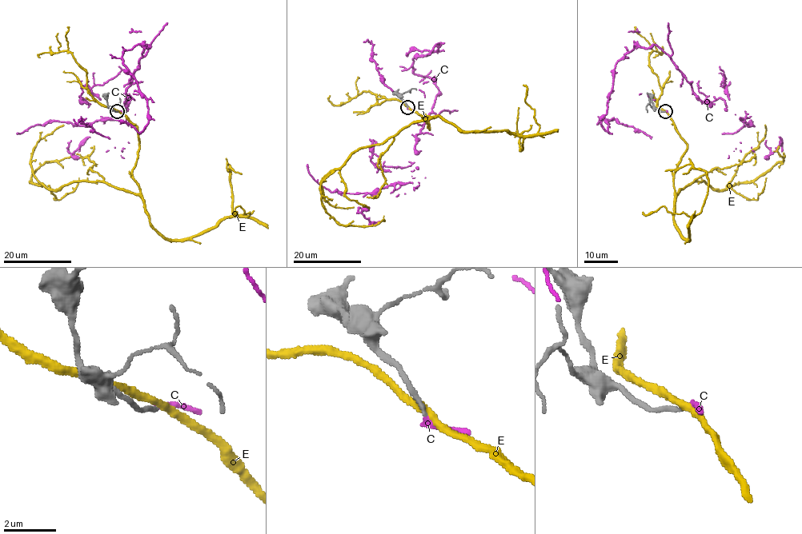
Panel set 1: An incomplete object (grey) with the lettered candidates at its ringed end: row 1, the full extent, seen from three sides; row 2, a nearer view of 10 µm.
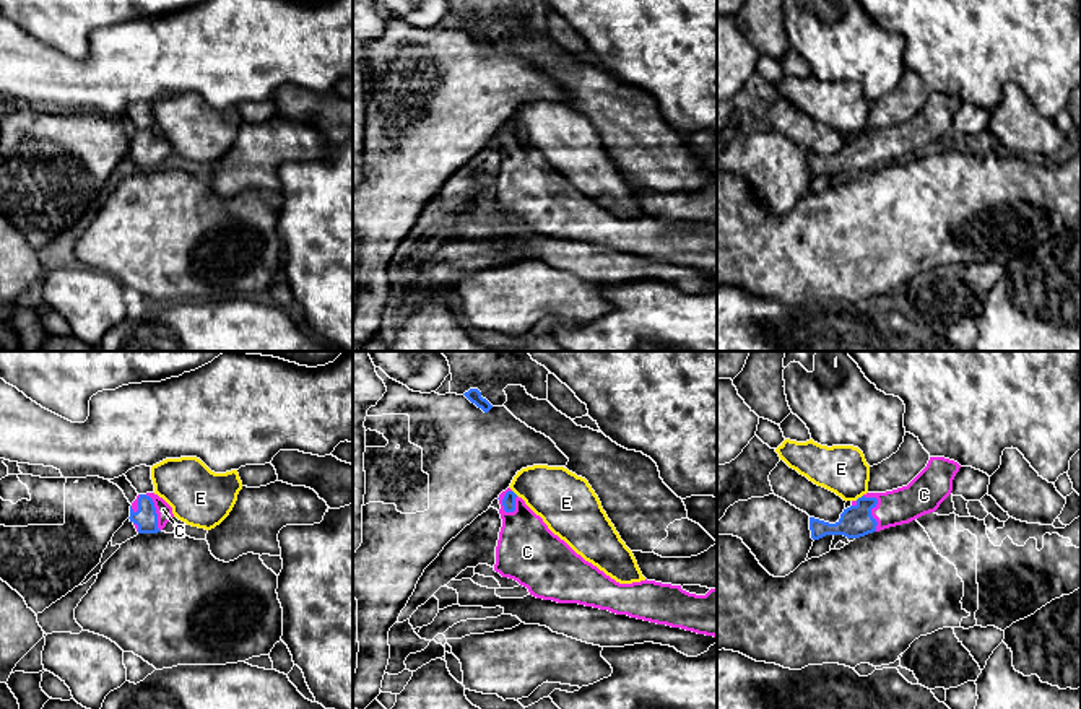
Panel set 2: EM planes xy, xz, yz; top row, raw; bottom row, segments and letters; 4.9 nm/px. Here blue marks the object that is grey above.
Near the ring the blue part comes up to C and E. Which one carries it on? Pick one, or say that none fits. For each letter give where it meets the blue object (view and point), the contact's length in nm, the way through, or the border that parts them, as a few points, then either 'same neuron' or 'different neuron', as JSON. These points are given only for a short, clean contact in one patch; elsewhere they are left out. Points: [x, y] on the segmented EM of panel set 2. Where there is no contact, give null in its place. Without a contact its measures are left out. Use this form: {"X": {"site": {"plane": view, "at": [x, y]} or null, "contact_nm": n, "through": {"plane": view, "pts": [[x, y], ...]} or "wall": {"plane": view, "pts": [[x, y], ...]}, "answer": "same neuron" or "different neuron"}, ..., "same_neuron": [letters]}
{"C": {"site": {"plane": "xz", "at": [503, 501]}, "contact_nm": 120, "through": {"plane": "xz", "pts": [[509, 500], [503, 501], [525, 545]]}, "answer": "same neuron"}, "E": {"site": {"plane": "yz", "at": [859, 498]}, "contact_nm": 50, "wall": {"plane": "yz", "pts": [[862, 495], [855, 500]]}, "answer": "different neuron"}, "same_neuron": ["C"]}

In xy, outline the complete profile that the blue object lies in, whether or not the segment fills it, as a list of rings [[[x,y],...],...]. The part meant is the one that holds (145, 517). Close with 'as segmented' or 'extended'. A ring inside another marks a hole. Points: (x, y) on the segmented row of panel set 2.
[[[138,494],[130,506],[130,522],[138,533],[158,533],[174,517],[172,507],[158,494]]] | extended

